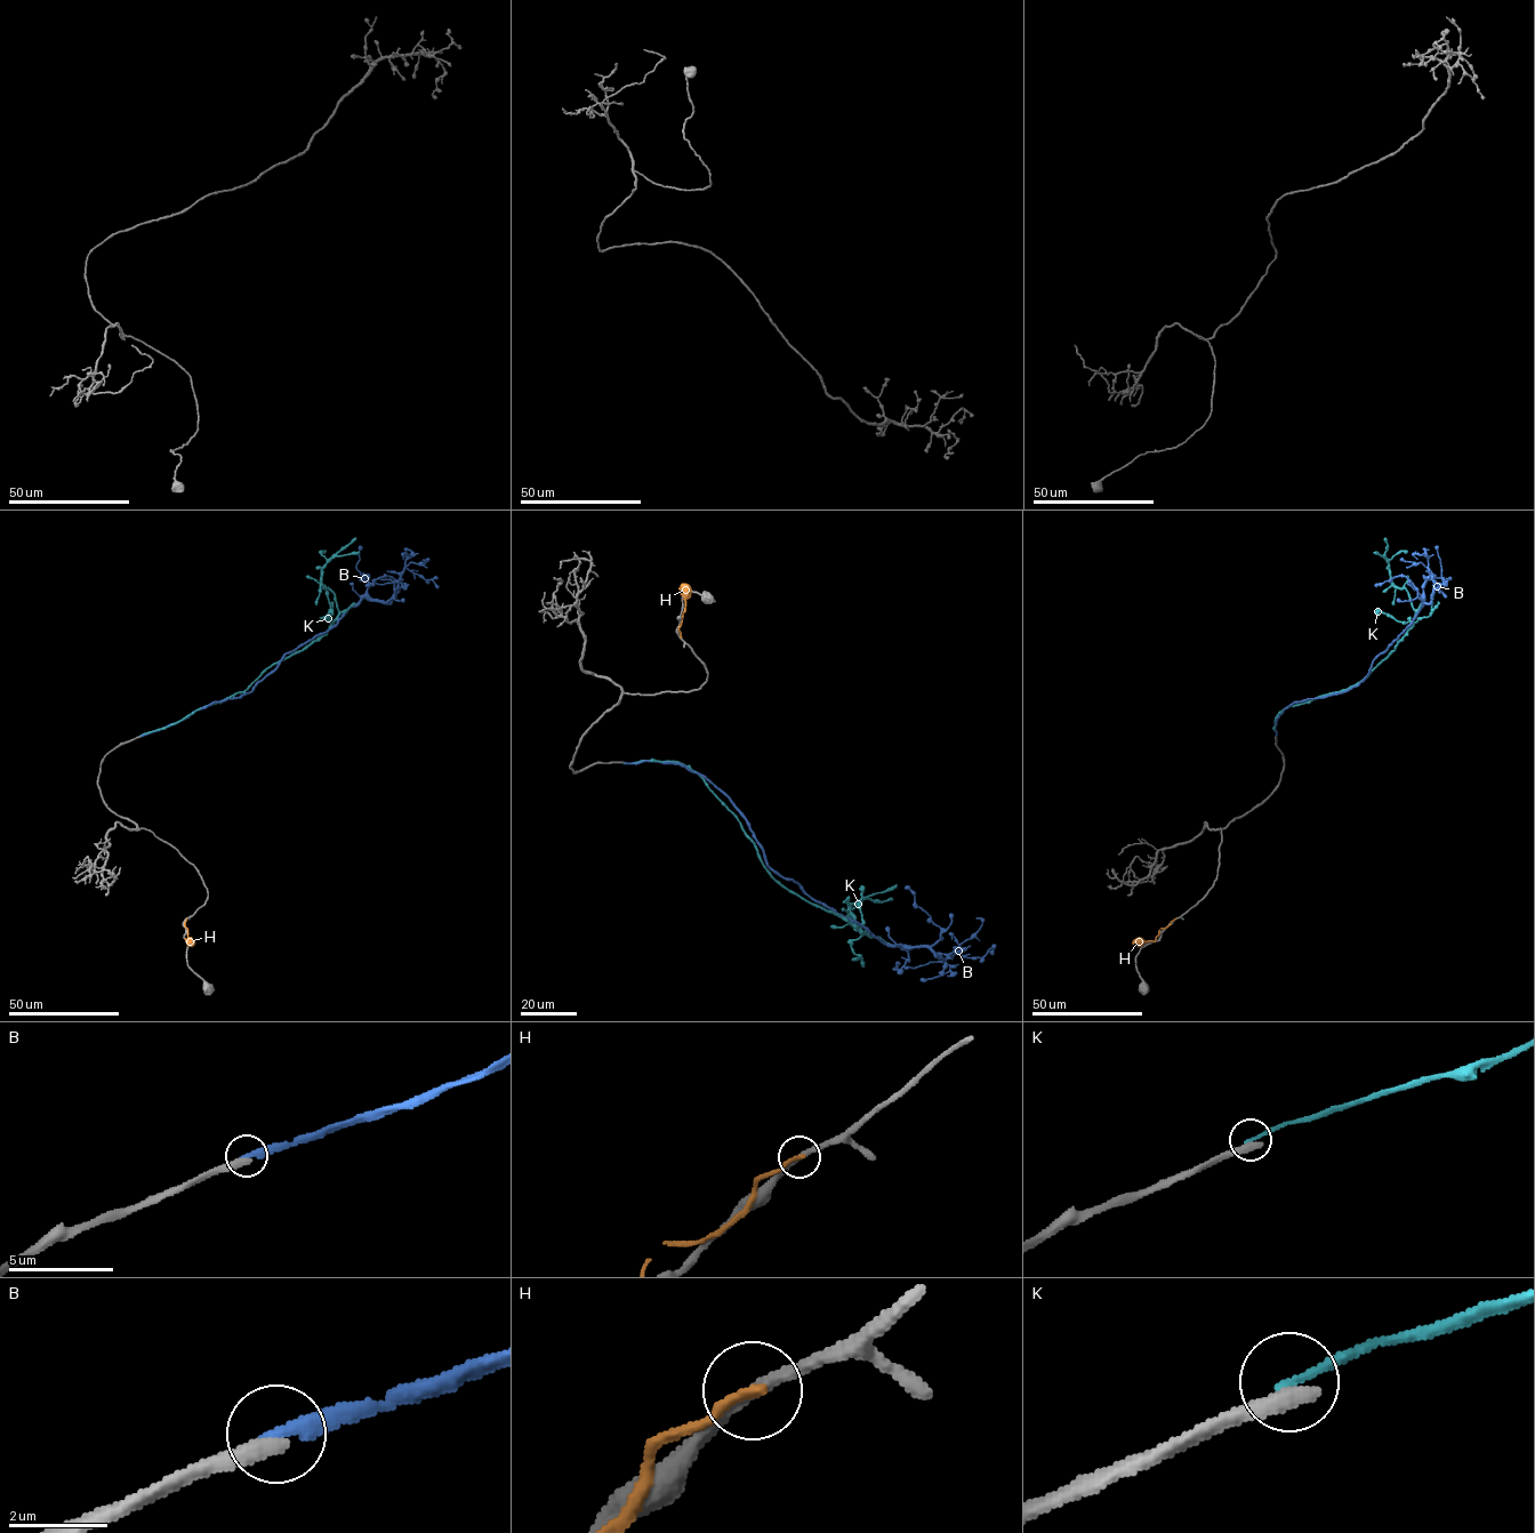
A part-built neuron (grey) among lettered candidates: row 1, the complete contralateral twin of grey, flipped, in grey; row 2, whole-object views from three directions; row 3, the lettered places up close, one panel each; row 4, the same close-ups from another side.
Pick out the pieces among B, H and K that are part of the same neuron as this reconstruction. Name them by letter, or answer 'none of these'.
B

